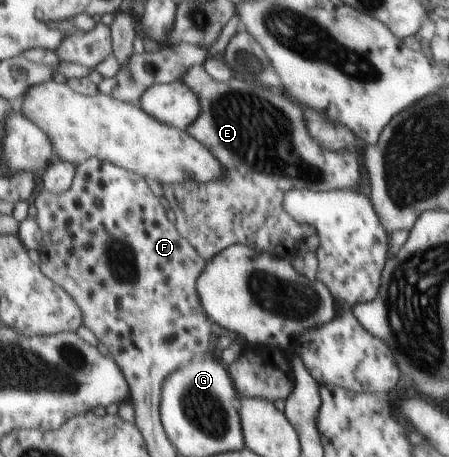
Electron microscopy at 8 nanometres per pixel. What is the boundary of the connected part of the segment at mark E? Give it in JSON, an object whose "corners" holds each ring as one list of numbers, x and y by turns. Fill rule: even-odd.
{"corners":[[196,65,185,72,181,80,188,85,200,98,202,112,198,118,188,127,189,135,197,138,204,145,209,146,229,171,225,172,224,179,216,179,210,183,199,183,190,179,178,182,174,185,161,184,164,198,172,202,174,211,176,204,180,202,182,208,202,208,204,216,200,218,200,224,176,223,178,230,186,237,194,248,205,257,209,263,216,255,220,255,229,246,236,243,244,243,262,252,274,252,284,259,294,260,297,256,297,238,308,238,310,232,316,230,308,224,297,223,288,210,285,208,285,196,294,189,312,189,313,191,331,191,340,189,356,189,356,184,362,176,360,170,359,156,354,150,348,153,340,151,329,151,322,148,309,134,304,122,304,107,300,108,298,102,288,96,282,88,266,86,262,82,248,80,248,78,234,75,228,82,217,81,205,69,205,65],[190,183,192,183,192,194,196,202,190,206],[212,214,220,214,218,222,228,222,228,224,216,224,212,222]]}

